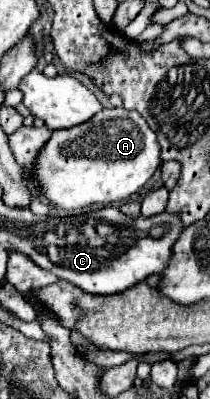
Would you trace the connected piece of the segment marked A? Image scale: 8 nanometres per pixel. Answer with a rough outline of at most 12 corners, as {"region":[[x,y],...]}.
{"region":[[105,108],[37,158],[65,210],[129,200],[159,166],[145,118]]}

